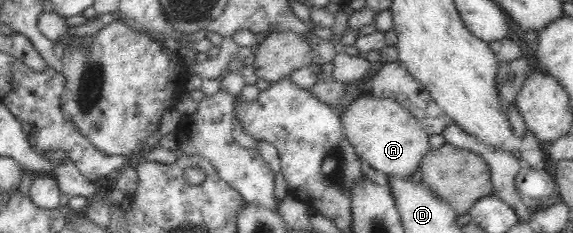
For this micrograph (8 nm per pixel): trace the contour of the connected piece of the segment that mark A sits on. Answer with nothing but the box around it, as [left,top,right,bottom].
[338,93,430,176]

